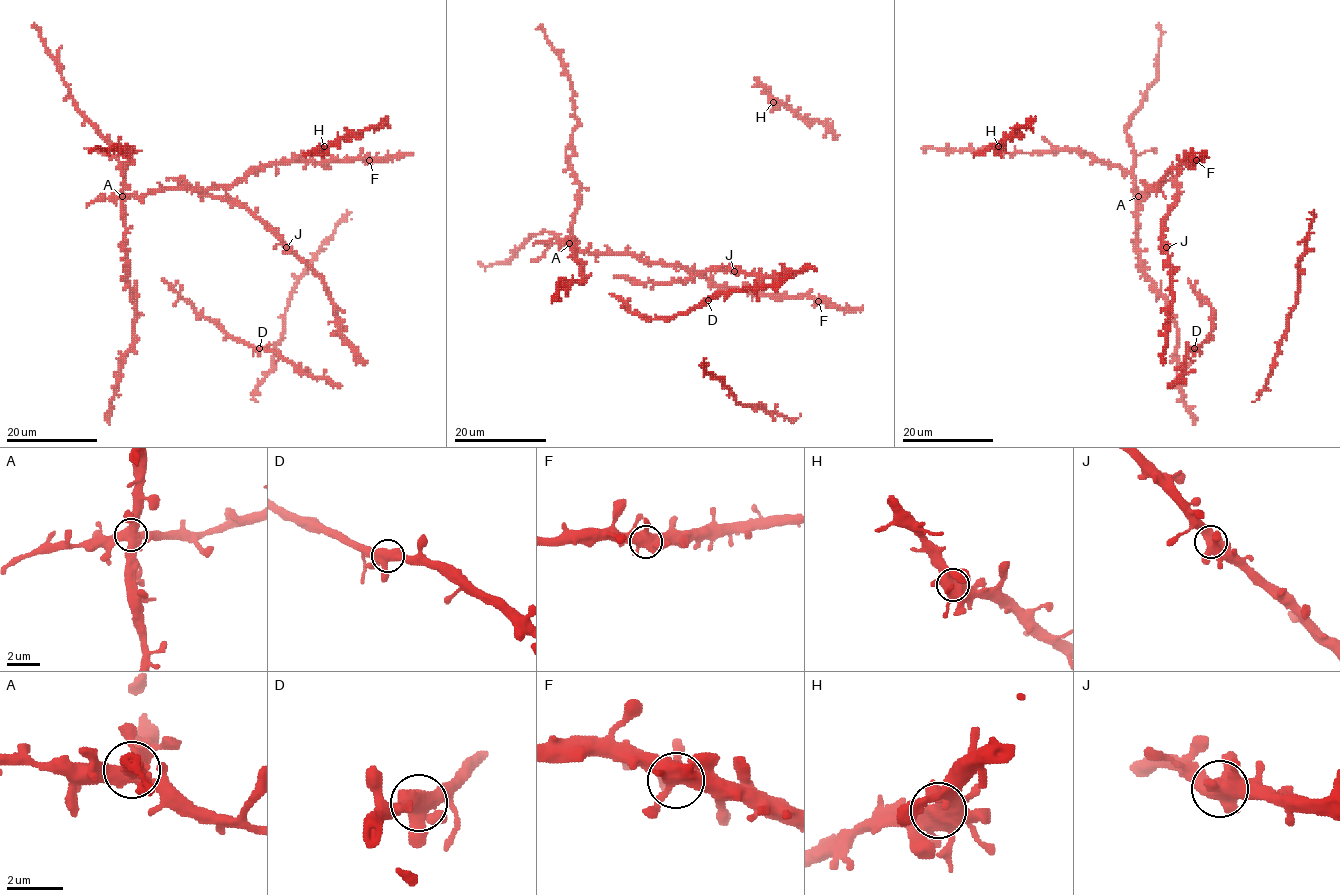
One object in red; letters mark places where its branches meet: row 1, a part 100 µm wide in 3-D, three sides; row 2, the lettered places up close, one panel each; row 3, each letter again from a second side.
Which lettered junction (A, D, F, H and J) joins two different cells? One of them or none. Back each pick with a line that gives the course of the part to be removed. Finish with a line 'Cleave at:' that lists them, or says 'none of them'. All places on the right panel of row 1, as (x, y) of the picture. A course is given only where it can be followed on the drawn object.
Cleave at: A

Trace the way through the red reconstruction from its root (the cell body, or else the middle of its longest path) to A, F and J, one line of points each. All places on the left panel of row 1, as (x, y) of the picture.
A: (314, 272), (260, 221), (232, 204), (223, 188), (158, 189), (141, 196), (121, 196)
F: (314, 272), (260, 221), (243, 207), (232, 204), (225, 197), (228, 197), (225, 189), (270, 162), (369, 160)
J: (314, 272), (286, 247)

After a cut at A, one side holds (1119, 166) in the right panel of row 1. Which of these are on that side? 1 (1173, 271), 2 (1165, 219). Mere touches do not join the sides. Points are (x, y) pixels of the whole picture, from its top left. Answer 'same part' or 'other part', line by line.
1: other part
2: other part

